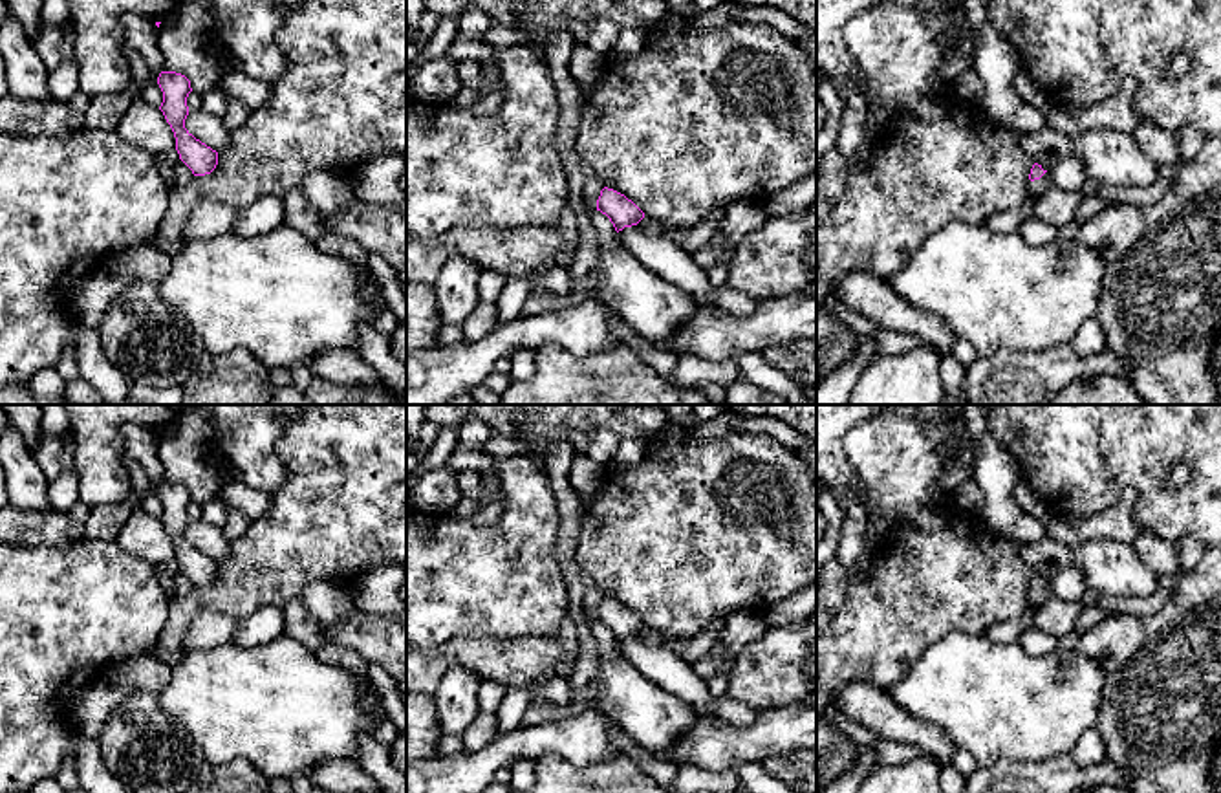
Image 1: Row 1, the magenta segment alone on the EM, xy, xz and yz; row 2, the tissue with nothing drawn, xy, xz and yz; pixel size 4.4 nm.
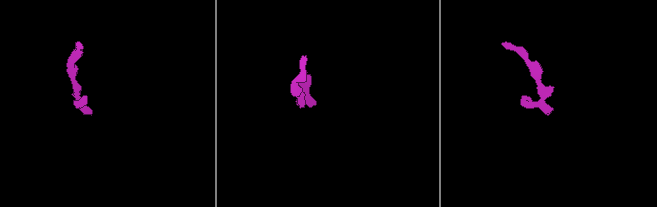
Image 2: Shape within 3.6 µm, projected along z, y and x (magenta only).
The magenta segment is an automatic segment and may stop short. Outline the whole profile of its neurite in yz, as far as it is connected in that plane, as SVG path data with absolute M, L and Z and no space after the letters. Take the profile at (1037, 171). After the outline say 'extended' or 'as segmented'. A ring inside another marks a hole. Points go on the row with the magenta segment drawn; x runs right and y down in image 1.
M1034 163L1029 174L1034 214L1058 231L1073 222L1084 198L1080 189L1058 189L1049 181L1047 170Z; extended

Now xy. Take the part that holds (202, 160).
M161 71L157 84L163 92L159 110L174 132L179 159L194 176L211 174L218 165L218 152L196 139L185 128L185 119L189 115L187 97L192 92L190 81L176 71Z; as segmented

